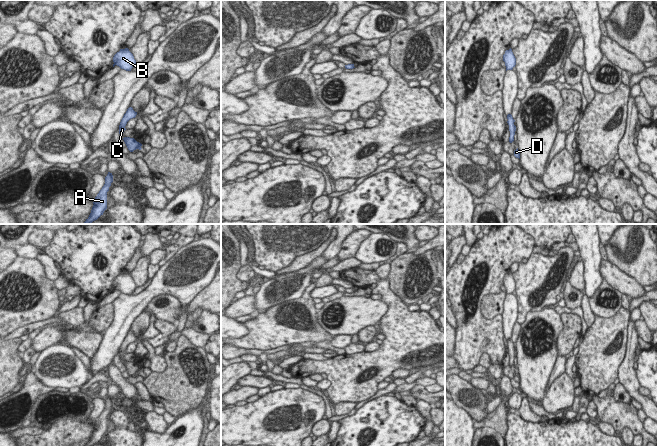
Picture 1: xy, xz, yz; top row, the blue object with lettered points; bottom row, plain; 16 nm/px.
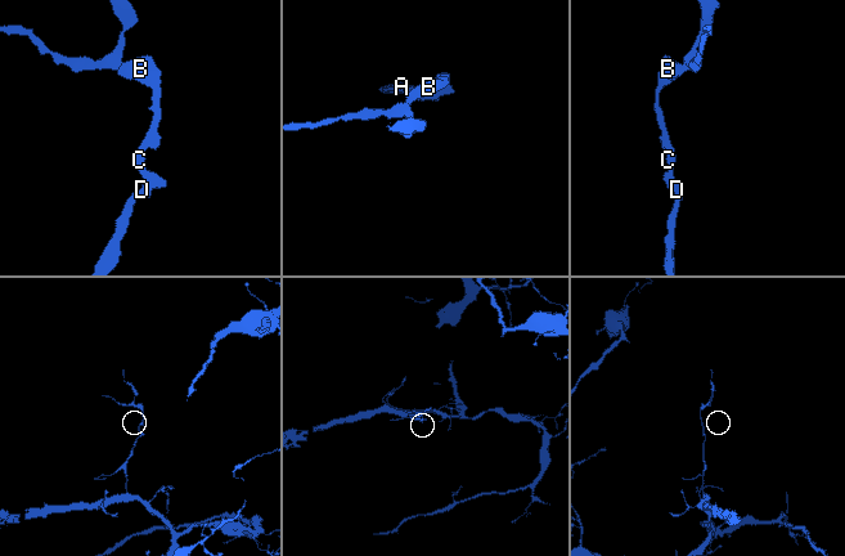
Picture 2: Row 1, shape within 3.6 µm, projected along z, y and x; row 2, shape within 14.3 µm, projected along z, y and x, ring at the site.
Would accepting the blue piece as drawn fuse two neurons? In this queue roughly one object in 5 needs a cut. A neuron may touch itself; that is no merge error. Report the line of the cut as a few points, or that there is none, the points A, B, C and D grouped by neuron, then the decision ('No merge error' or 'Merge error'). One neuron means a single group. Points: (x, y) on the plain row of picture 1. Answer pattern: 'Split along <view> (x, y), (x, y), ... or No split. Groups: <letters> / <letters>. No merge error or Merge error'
No split. Groups: A B C D. No merge error

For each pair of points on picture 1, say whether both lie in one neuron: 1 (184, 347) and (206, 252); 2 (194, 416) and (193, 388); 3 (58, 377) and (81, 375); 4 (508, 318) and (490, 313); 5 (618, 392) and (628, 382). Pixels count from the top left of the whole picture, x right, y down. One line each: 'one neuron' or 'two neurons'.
1: two neurons
2: two neurons
3: one neuron
4: two neurons
5: two neurons

